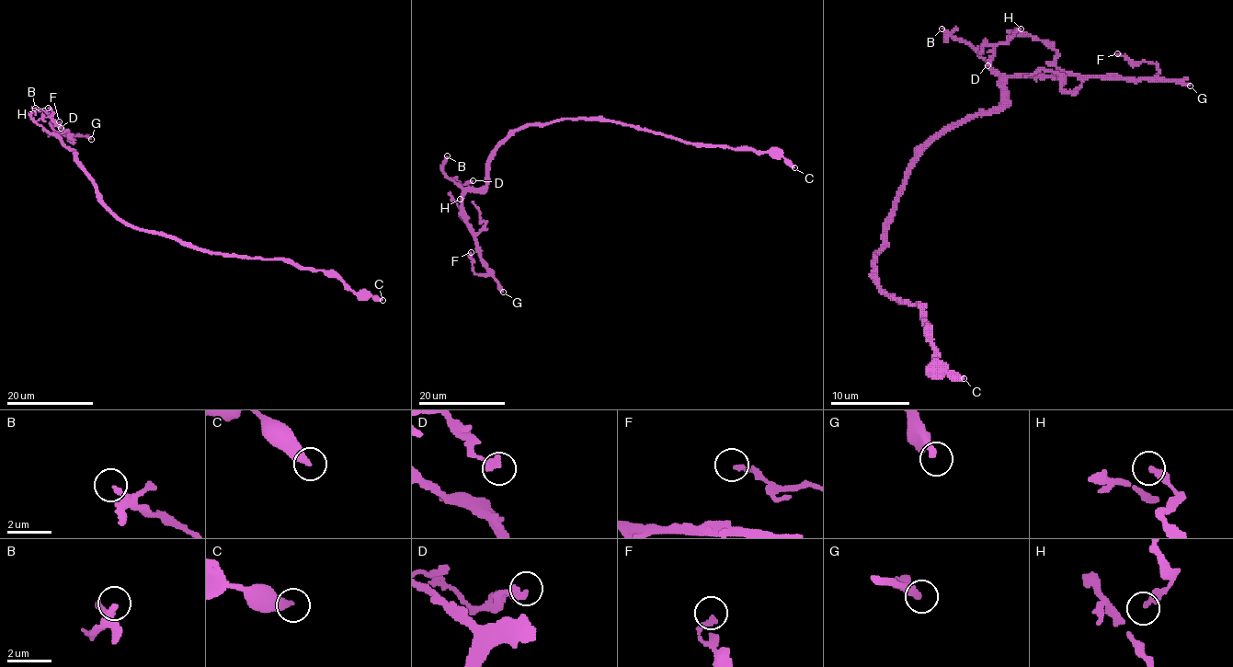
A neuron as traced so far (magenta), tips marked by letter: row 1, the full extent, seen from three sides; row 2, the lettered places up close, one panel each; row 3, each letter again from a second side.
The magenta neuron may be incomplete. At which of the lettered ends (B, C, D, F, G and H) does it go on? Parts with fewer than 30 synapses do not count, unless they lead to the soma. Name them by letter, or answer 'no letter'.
G

